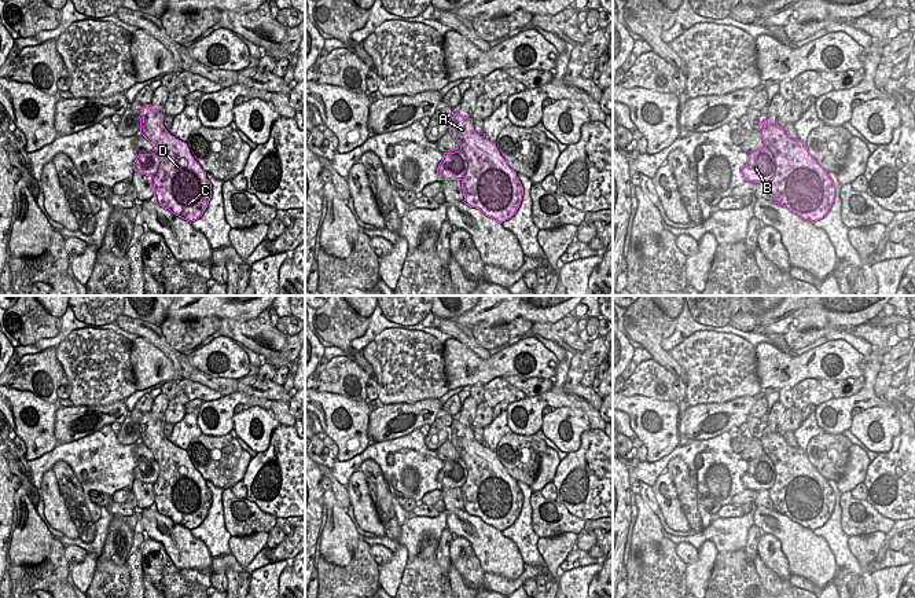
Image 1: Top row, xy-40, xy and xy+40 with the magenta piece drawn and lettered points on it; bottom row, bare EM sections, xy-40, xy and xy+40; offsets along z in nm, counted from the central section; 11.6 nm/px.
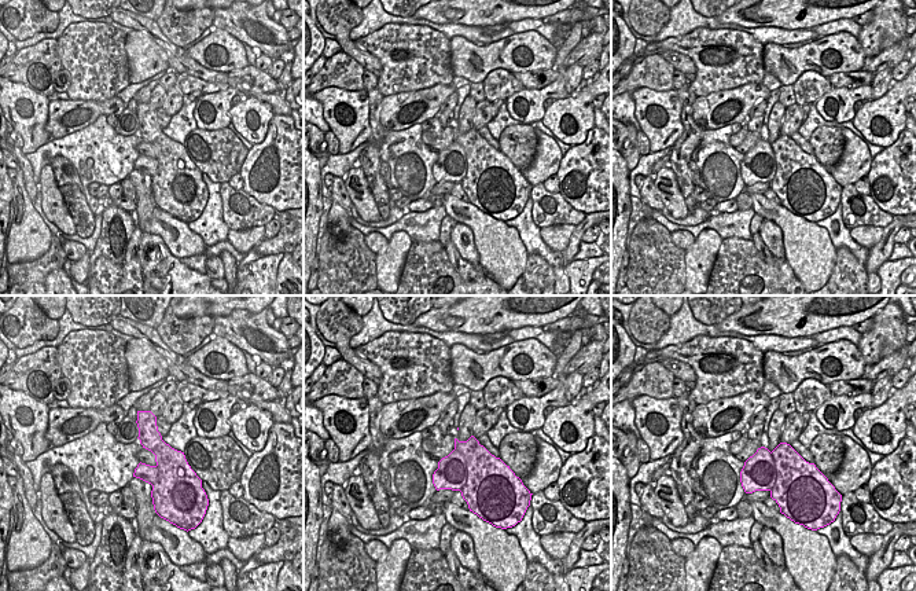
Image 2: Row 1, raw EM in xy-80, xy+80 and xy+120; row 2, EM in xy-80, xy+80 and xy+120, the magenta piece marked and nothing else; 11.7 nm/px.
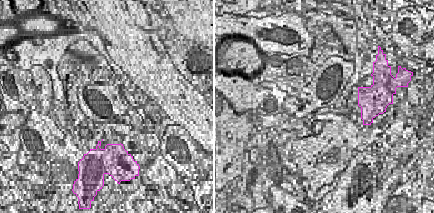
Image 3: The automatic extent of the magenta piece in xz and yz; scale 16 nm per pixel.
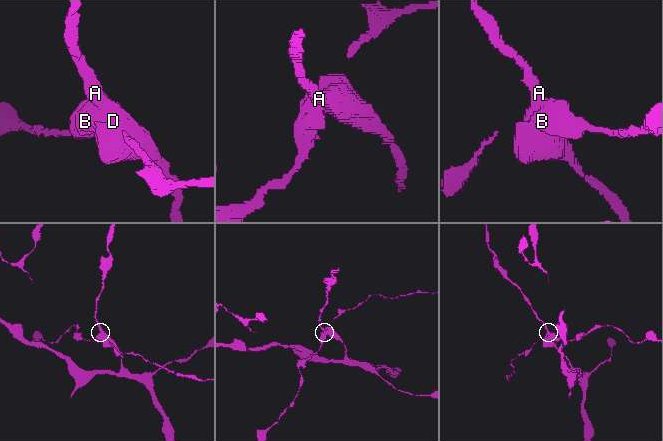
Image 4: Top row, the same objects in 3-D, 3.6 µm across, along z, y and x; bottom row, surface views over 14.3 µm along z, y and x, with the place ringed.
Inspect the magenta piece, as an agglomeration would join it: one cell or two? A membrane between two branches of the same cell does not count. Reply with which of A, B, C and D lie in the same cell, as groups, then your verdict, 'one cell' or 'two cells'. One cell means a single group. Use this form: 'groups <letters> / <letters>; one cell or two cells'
groups A C D / B; two cells

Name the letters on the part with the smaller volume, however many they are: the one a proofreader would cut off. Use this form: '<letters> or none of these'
B

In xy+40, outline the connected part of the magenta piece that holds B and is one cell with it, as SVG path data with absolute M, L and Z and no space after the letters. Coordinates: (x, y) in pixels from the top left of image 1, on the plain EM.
M765 454L749 462L749 469L742 476L746 489L771 489L776 481L776 472L771 458Z

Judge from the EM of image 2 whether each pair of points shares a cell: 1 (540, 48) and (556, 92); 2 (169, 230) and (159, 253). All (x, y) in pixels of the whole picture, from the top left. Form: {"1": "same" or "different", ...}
{"1": "different", "2": "different"}

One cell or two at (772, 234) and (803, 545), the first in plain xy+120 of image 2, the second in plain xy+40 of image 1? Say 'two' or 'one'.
two

